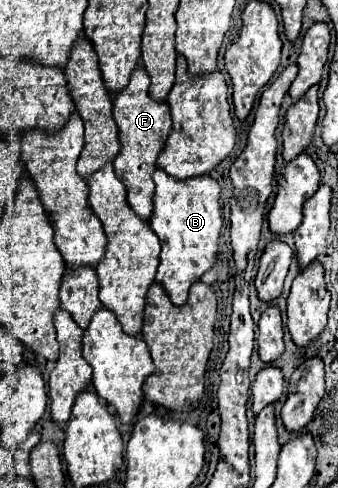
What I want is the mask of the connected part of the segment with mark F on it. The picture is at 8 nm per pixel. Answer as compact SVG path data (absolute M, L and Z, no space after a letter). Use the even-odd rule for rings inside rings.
M136 66L130 82L114 96L114 120L118 124L118 138L120 138L120 152L114 158L114 172L122 180L128 190L128 204L142 220L148 220L152 214L152 198L154 198L154 182L152 172L156 166L156 158L164 148L166 136L172 130L170 108L166 102L158 102L148 92L150 76L142 66Z

